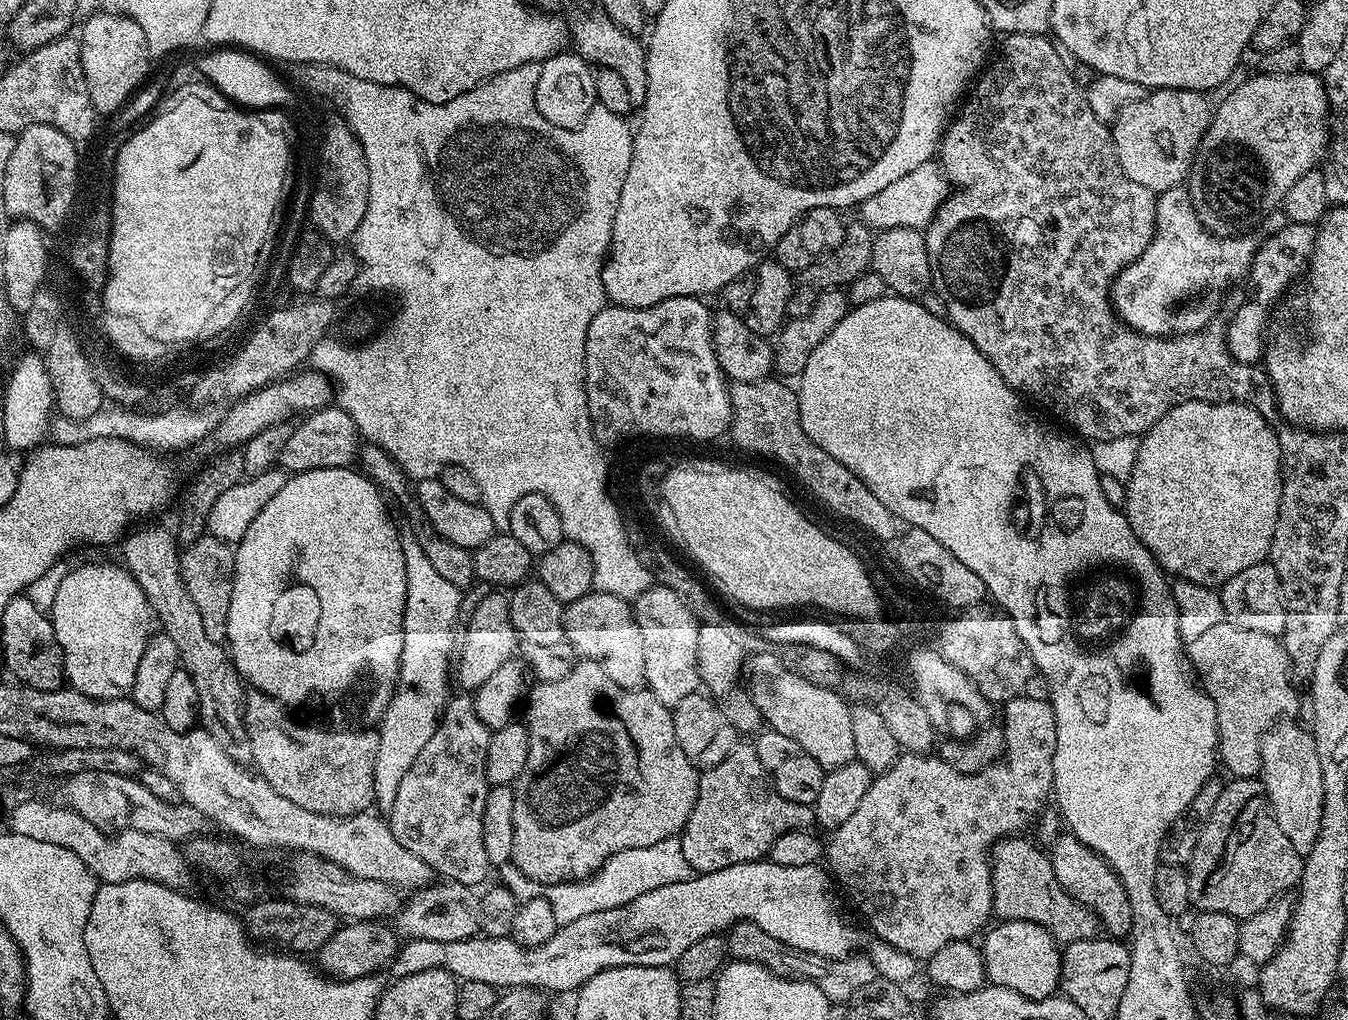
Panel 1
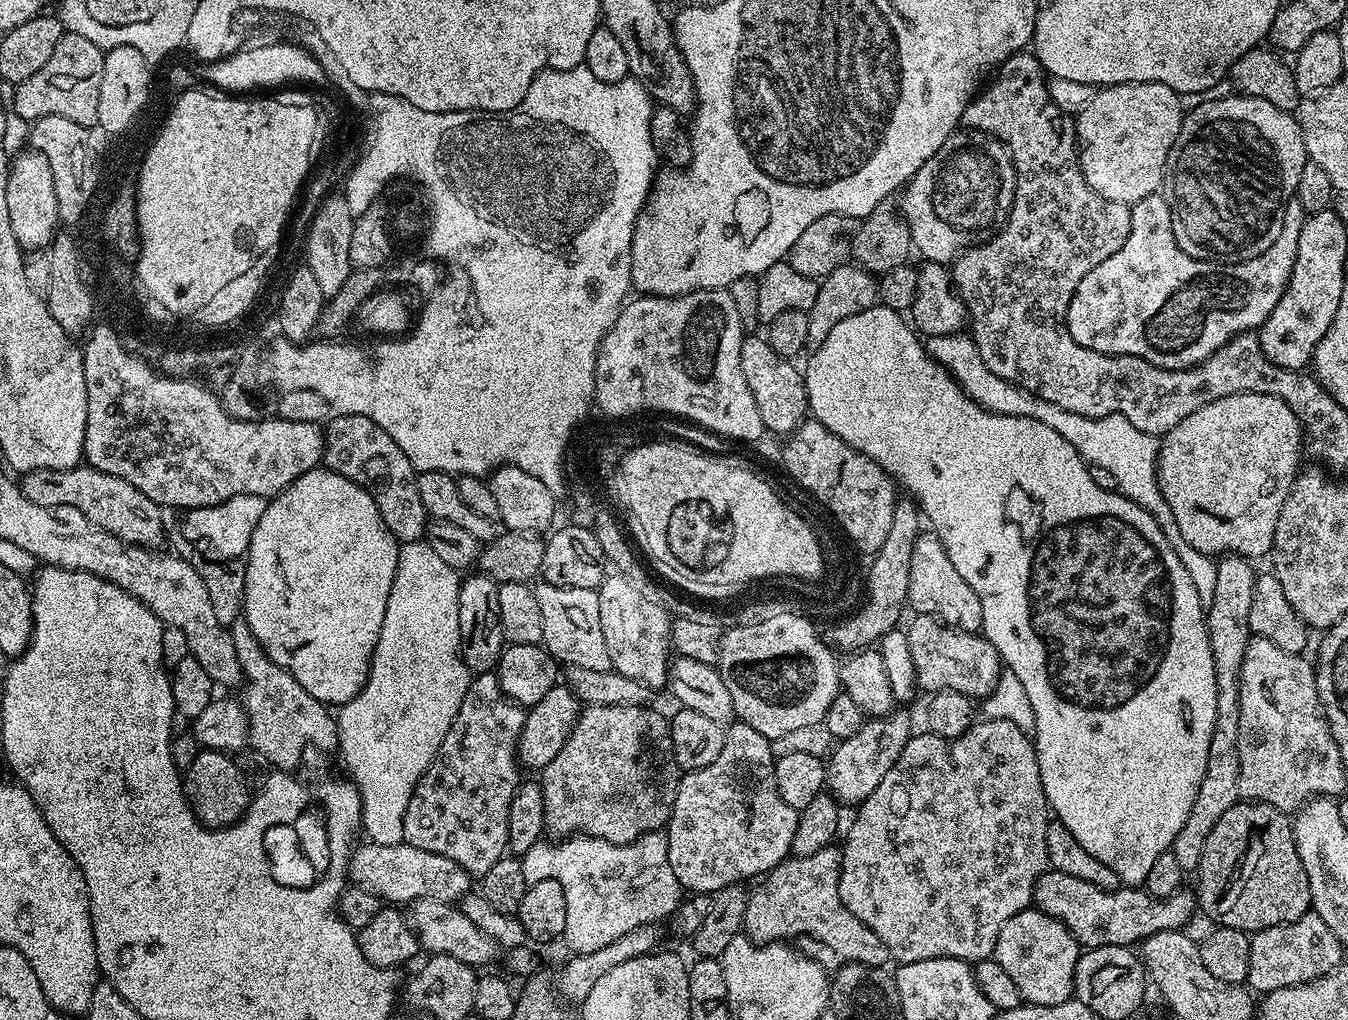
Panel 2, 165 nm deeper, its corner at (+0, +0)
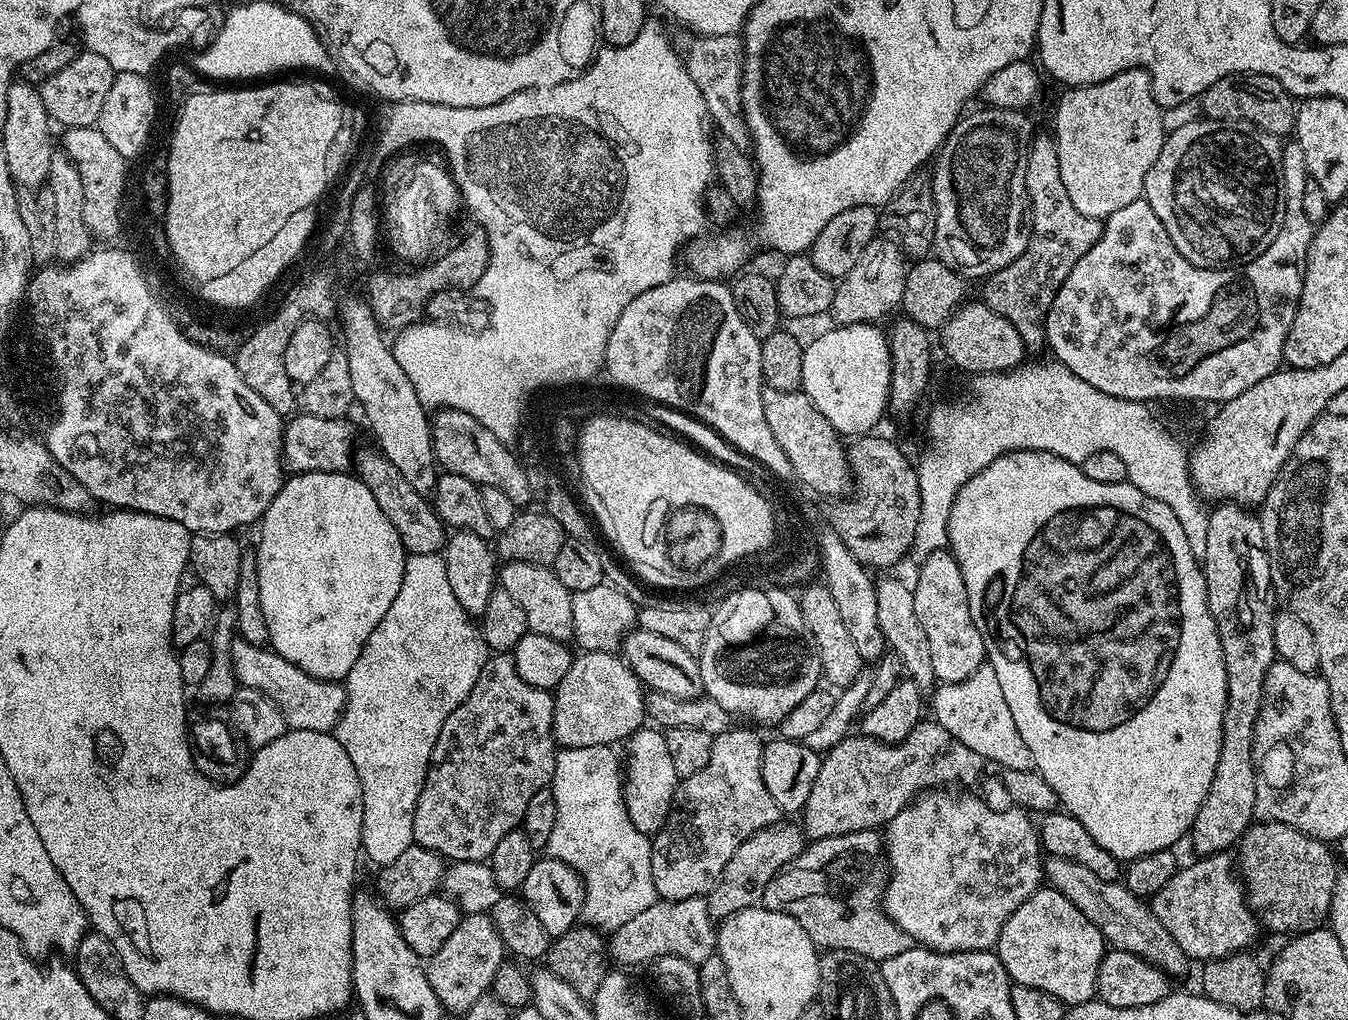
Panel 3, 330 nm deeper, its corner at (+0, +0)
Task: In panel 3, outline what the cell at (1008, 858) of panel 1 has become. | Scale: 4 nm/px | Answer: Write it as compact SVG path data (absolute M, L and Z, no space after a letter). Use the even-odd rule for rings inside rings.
M1219 852L1193 861L1185 868L1183 865L1174 878L1170 878L1170 882L1166 882L1166 886L1162 886L1162 890L1150 898L1154 918L1158 918L1158 922L1170 930L1174 942L1182 946L1192 962L1217 960L1251 949L1251 944L1262 933L1262 925L1248 904L1244 882L1238 875L1233 853Z

